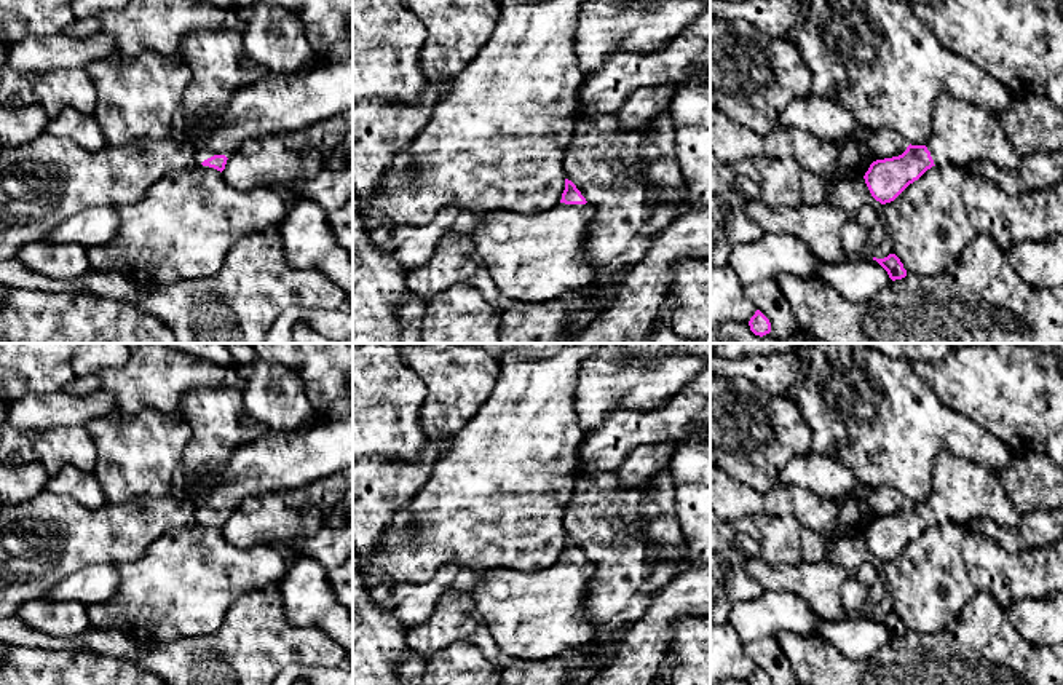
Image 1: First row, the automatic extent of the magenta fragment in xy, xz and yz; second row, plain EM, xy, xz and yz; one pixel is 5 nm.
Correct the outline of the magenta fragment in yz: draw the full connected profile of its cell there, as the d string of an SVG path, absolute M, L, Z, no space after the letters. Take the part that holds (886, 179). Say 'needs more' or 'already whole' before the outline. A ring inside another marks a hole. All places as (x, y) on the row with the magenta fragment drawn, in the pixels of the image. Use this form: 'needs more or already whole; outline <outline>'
needs more; outline M940 94L931 110L931 134L924 145L908 145L892 158L876 160L863 179L881 204L894 201L932 166L966 168L990 161L1018 172L1022 156L1006 134L999 117L974 102Z

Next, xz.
needs more; outline M565 179L559 204L536 212L482 212L469 238L504 302L538 305L565 292L589 289L599 278L595 268L587 265L584 259L586 232L594 214L595 209L576 185Z

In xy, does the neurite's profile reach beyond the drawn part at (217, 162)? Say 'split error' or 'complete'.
split error

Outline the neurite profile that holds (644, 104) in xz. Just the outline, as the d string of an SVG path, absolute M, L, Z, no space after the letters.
M674 85L640 88L626 99L626 102L616 112L616 117L624 128L632 129L667 109L674 94Z

